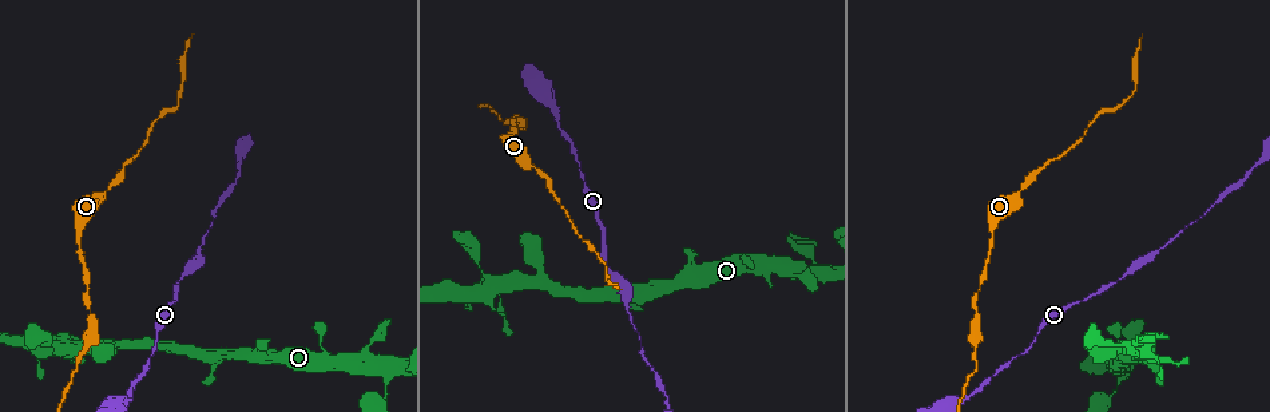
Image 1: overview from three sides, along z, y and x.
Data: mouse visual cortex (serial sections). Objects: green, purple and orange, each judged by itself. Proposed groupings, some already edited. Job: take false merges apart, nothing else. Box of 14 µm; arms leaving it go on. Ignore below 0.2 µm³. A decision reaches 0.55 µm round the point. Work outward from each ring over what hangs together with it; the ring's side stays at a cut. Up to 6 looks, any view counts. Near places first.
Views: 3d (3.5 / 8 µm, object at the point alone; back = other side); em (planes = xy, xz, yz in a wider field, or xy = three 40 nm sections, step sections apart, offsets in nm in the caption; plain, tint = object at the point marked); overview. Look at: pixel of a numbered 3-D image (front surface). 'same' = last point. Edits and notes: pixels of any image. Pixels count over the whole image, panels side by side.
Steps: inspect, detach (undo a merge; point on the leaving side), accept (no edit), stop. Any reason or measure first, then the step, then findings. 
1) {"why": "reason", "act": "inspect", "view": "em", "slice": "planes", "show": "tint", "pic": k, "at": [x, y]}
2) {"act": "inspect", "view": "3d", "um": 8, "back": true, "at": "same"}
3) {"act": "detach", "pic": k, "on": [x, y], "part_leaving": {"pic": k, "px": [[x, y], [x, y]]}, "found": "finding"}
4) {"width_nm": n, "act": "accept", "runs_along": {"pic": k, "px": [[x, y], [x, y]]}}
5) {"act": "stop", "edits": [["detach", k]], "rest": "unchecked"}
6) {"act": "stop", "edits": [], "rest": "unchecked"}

{"why": "calibre changes", "act": "inspect", "view": "3d", "um": 3.5, "pic": 1, "at": [91, 316]}

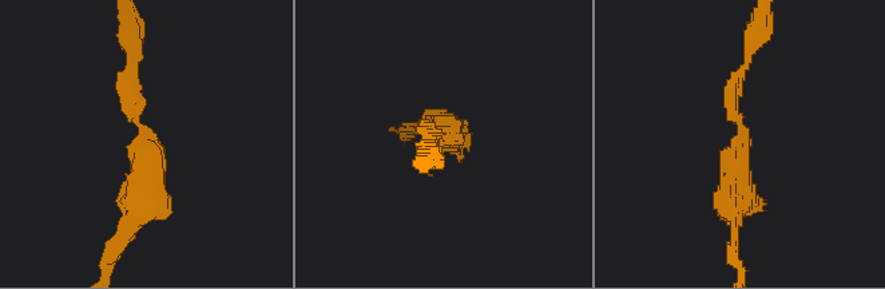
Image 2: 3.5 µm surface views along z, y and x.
{"arm_widths_nm": [150, 400], "act": "inspect", "view": "em", "slice": "xy", "step": 3, "show": "tint", "pic": 2, "at": [445, 137]}

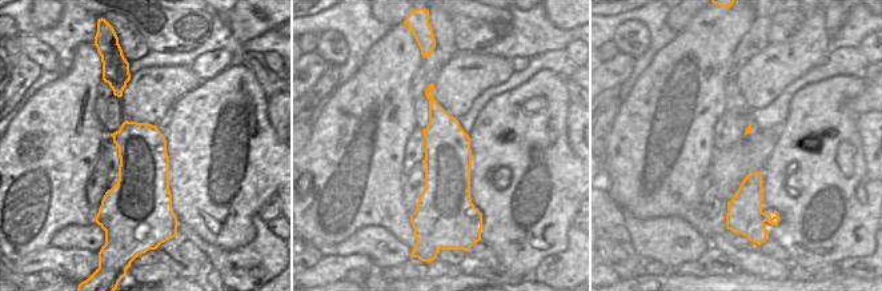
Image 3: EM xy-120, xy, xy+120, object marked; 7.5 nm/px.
{"act": "accept", "runs_along": {"pic": 2, "px": [[747, 50], [731, 91], [745, 133], [734, 214]]}, "found": "one cell here"}

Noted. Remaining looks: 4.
{"why": "side arm on a straight run", "act": "inspect", "view": "3d", "um": 3.5, "pic": 1, "at": [60, 344]}

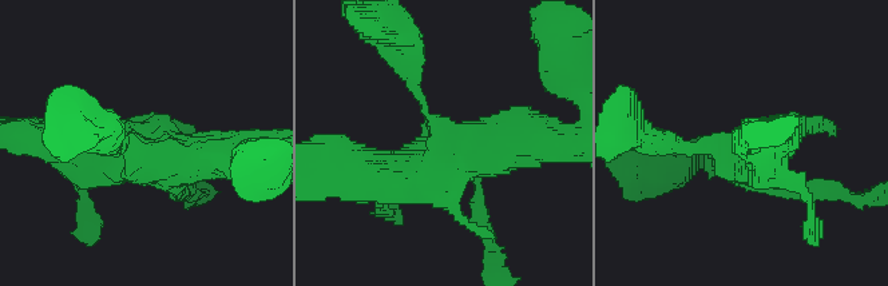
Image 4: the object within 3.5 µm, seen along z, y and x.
{"act": "inspect", "view": "em", "slice": "xy", "step": 5, "show": "tint", "pic": 4, "at": [136, 148]}

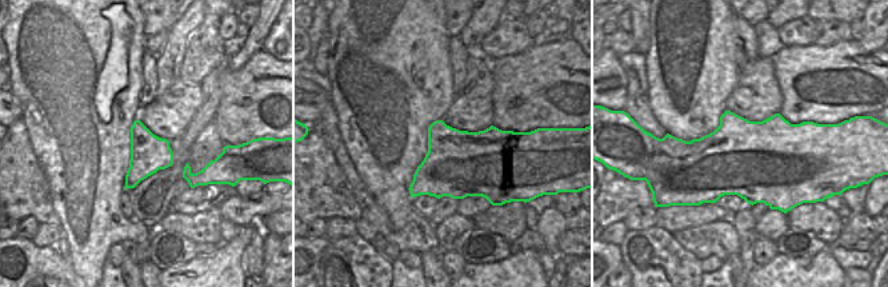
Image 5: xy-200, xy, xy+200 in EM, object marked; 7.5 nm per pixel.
{"act": "accept", "runs_along": {"pic": 4, "px": [[532, 142], [360, 173]]}, "found": "one cell here"}

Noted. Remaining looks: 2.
{"why": "thin neck", "act": "inspect", "view": "3d", "um": 3.5, "pic": 1, "at": [1036, 336]}

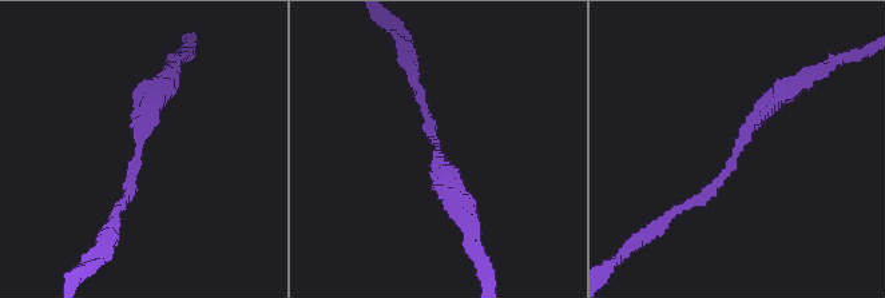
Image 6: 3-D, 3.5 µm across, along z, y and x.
{"act": "inspect", "view": "em", "slice": "xy", "step": 2, "show": "tint", "pic": 6, "at": [437, 145]}

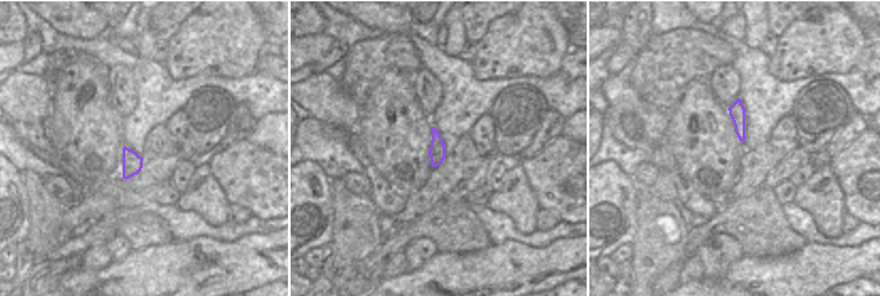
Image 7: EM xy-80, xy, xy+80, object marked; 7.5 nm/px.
{"arm_widths_nm": [150, 250], "act": "accept", "runs_along": {"pic": 6, "px": [[788, 91], [753, 119], [713, 189], [674, 210]]}, "found": "all the same cell"}

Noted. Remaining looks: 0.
{"act": "stop", "edits": [], "rest": "unchecked"}

